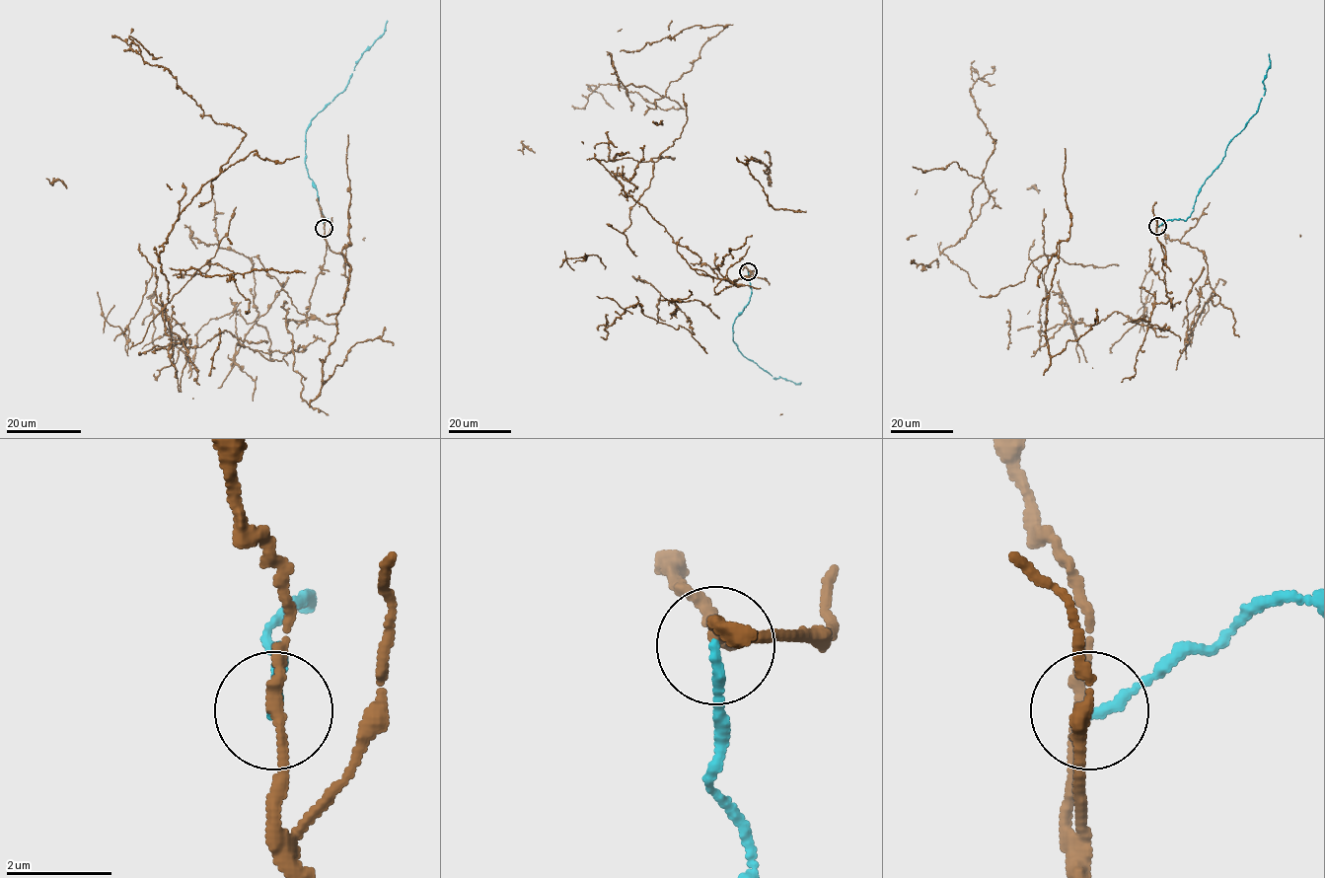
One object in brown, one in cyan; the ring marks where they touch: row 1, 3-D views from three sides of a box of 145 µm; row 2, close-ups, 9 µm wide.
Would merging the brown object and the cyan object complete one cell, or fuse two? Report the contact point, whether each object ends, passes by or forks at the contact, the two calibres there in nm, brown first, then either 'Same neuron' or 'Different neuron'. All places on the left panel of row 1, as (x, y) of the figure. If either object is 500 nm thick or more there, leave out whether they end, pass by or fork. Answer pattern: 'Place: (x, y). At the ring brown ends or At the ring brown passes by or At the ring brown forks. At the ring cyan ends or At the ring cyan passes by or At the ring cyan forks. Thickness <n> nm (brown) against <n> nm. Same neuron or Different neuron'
Place: (324, 228). At the ring brown passes by. At the ring cyan ends. Thickness 200 nm (brown) against 200 nm. Different neuron

